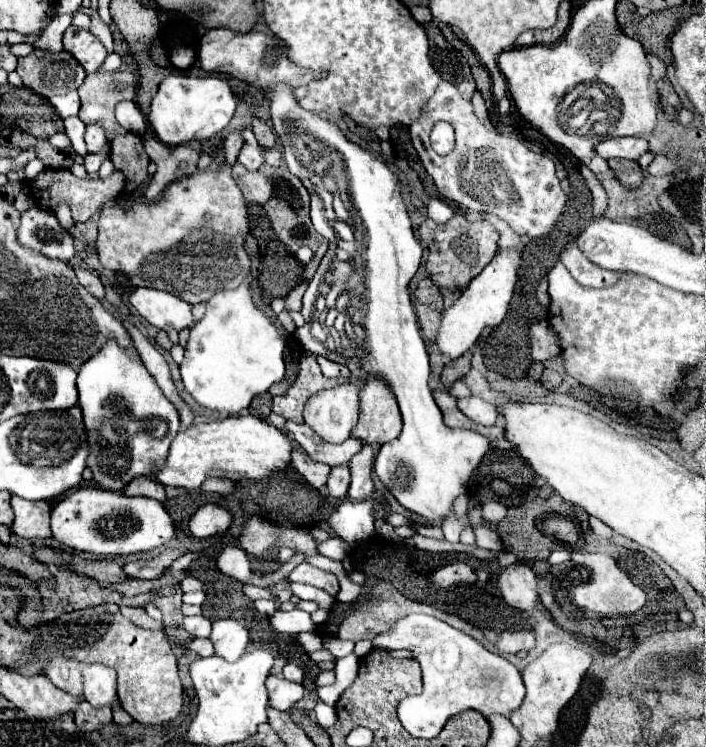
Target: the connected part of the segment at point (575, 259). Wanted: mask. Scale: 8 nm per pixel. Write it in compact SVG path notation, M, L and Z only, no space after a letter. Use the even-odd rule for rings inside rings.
M576 240L568 242L568 246L562 250L560 254L562 264L568 268L568 272L582 284L582 286L594 286L594 288L602 288L602 286L612 286L618 280L618 272L612 270L604 270L600 266L596 266L594 262L590 262L576 246Z

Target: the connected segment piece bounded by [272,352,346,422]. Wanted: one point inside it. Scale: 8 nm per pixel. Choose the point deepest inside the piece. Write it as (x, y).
(310, 380)

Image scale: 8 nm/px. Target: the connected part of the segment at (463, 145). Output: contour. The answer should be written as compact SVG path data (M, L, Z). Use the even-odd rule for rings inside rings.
M446 80L440 82L434 96L426 102L420 118L412 122L410 138L420 162L434 178L434 184L444 198L450 198L474 212L494 214L506 220L518 236L530 240L550 236L554 226L562 220L568 196L556 178L554 162L544 154L532 152L512 136L488 130L476 118L472 104L460 96L454 84ZM440 120L452 124L456 132L456 148L446 156L438 156L430 148L430 130Z

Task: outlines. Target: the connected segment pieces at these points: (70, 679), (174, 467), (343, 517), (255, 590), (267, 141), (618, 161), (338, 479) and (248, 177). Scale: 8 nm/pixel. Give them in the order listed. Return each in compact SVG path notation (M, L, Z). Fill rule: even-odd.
M52 658L44 674L62 690L82 694L94 708L118 704L116 670L102 664L72 662L72 658Z
M252 414L228 416L224 420L196 422L182 430L170 446L170 452L154 478L164 486L200 488L208 476L220 476L228 480L262 480L272 472L282 470L290 464L292 444L272 424L262 422Z
M366 498L360 502L354 500L344 500L336 512L326 520L326 524L350 546L368 540L374 536L374 508L376 500Z
M244 586L244 594L250 598L250 600L258 600L258 598L274 598L270 594L268 588L258 588L258 586Z
M256 116L252 118L252 132L256 134L262 148L274 148L276 146L276 134L262 118L256 118Z
M610 158L608 164L610 164L610 168L614 170L616 178L618 178L626 188L638 188L638 186L640 186L644 174L642 174L638 162L634 162L634 160L622 160L622 158Z
M340 466L340 468L332 468L330 476L328 476L328 494L334 498L346 498L348 488L350 488L350 472L348 466Z
M238 162L232 168L232 174L236 174L236 182L238 182L238 186L248 202L266 204L272 198L272 184L270 184L266 174L258 172L258 170L256 172L244 170Z

